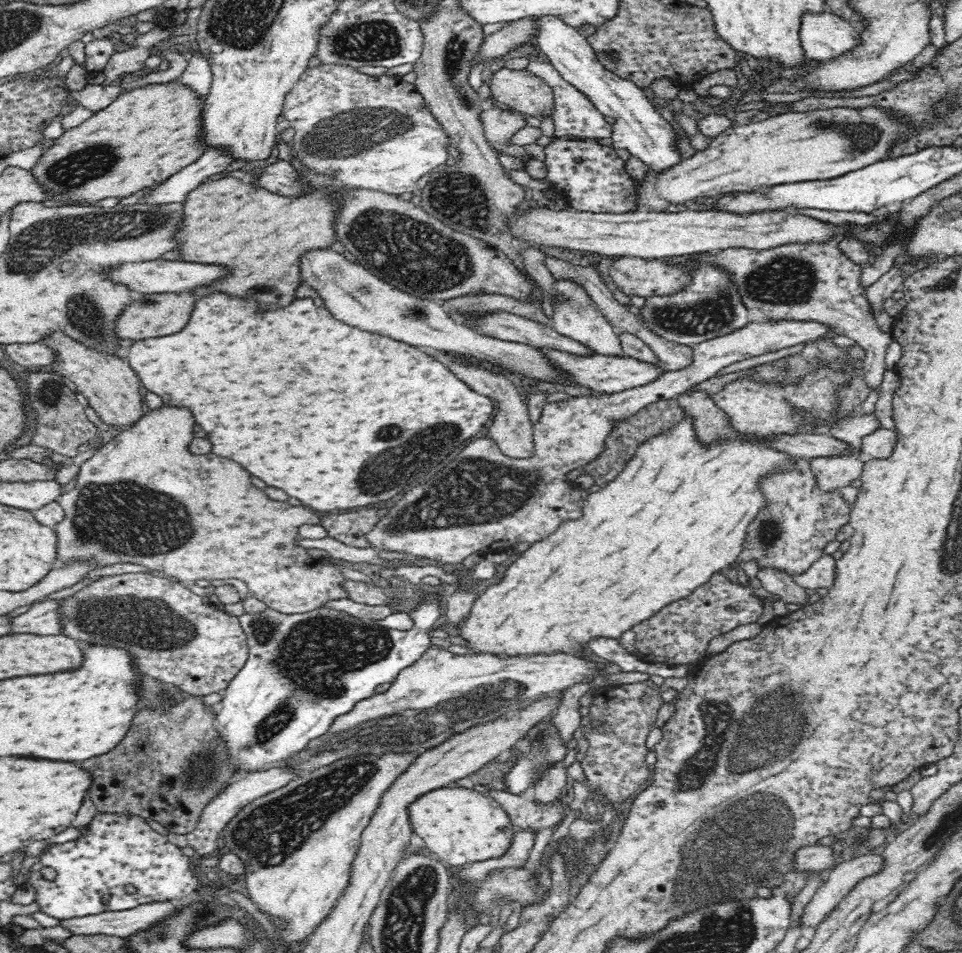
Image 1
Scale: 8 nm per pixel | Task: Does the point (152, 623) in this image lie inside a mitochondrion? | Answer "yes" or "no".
yes

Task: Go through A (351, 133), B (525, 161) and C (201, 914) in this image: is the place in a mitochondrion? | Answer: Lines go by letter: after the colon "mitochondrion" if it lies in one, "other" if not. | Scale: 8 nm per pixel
A: mitochondrion
B: other
C: mitochondrion

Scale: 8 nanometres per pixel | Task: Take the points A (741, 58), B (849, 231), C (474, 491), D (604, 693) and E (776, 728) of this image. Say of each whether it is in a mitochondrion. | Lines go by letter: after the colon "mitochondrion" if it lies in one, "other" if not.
A: other
B: other
C: mitochondrion
D: other
E: mitochondrion

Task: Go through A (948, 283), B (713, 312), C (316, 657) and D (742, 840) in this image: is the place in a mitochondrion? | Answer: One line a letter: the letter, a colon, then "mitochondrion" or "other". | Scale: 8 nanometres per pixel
A: other
B: mitochondrion
C: mitochondrion
D: mitochondrion

